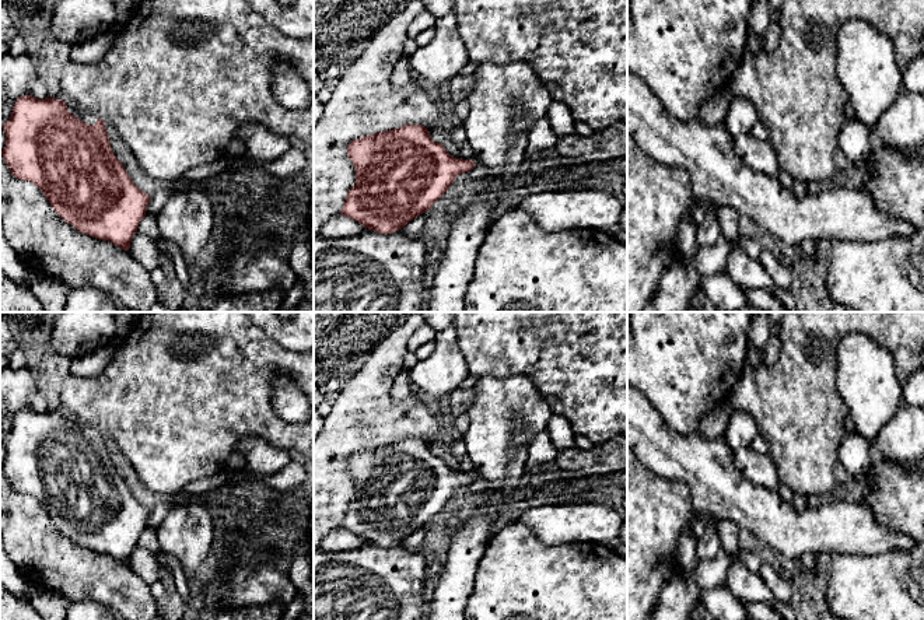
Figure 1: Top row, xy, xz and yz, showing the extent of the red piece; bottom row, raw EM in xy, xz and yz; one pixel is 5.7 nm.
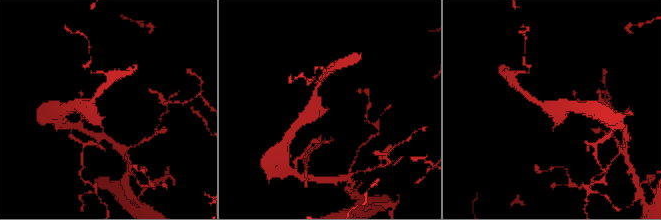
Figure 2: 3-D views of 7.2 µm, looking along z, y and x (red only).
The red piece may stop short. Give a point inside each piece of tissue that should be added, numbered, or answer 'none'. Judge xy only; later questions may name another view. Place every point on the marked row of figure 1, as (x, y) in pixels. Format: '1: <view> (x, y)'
1: xy (88, 118)

